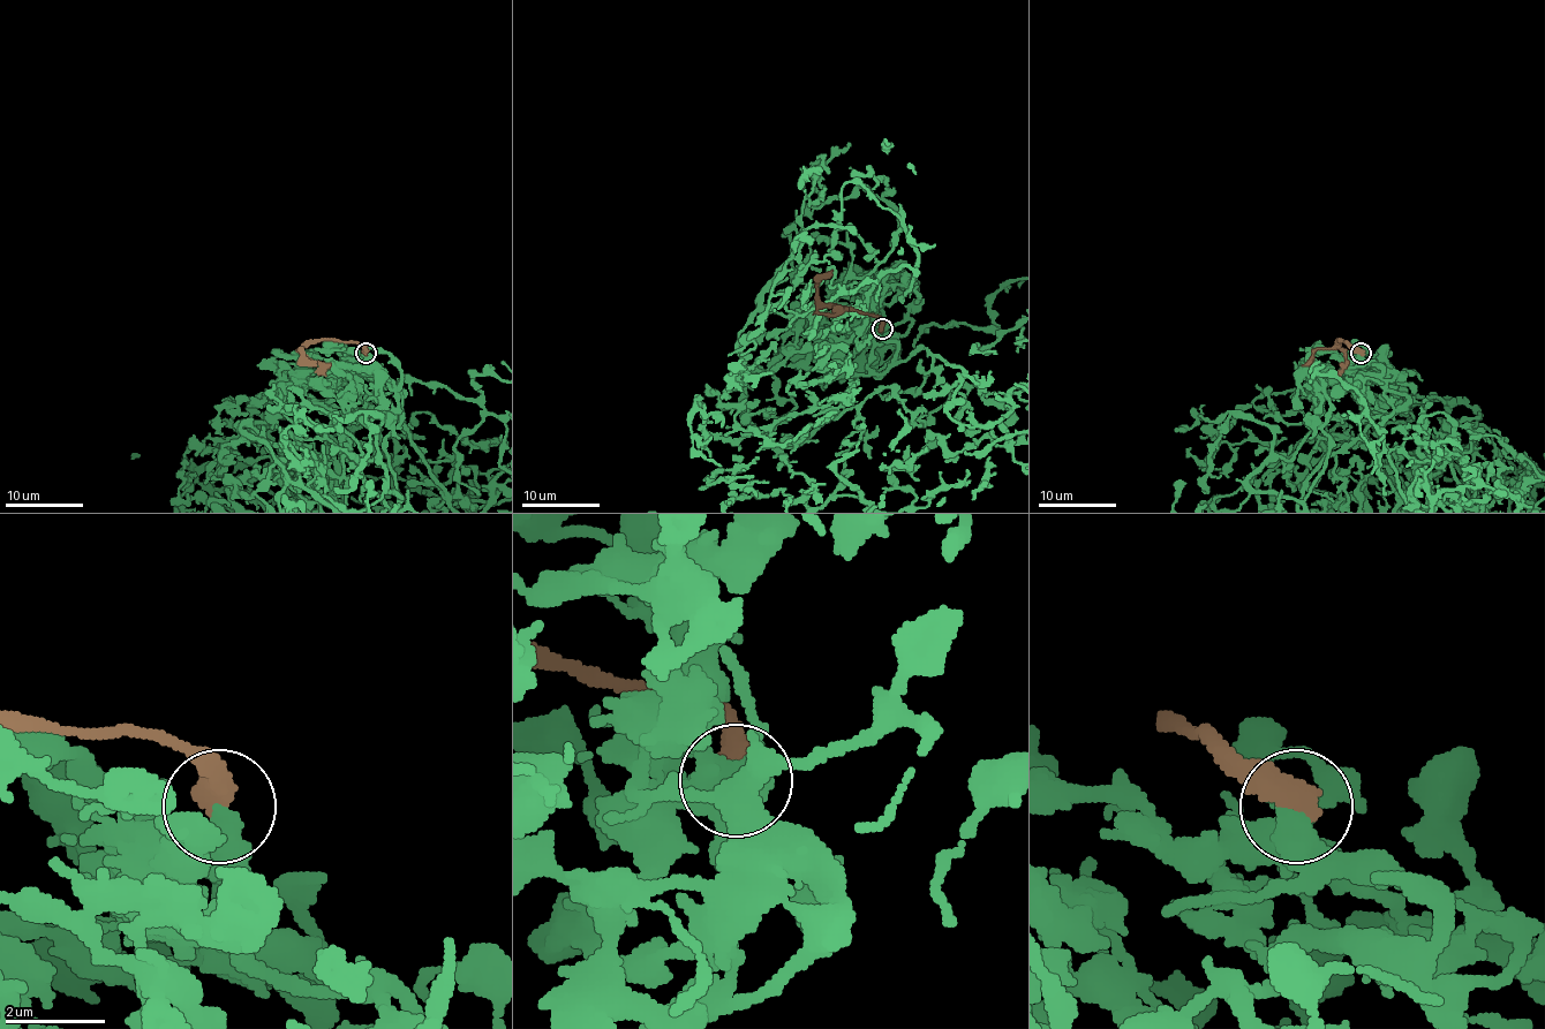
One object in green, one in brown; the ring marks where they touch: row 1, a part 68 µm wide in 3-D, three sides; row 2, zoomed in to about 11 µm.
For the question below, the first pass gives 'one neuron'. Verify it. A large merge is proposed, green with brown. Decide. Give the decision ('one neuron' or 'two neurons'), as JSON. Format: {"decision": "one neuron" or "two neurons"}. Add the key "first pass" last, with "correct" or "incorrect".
{"decision": "two neurons", "first pass": "incorrect"}

